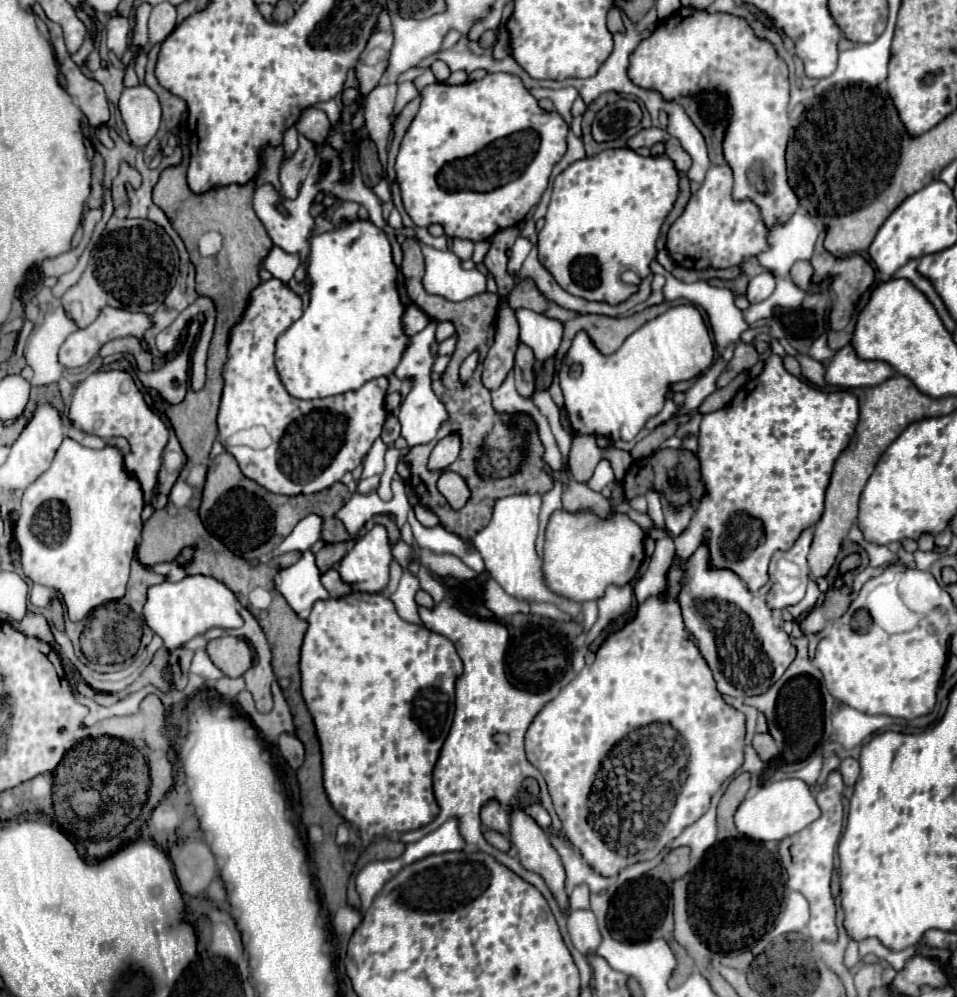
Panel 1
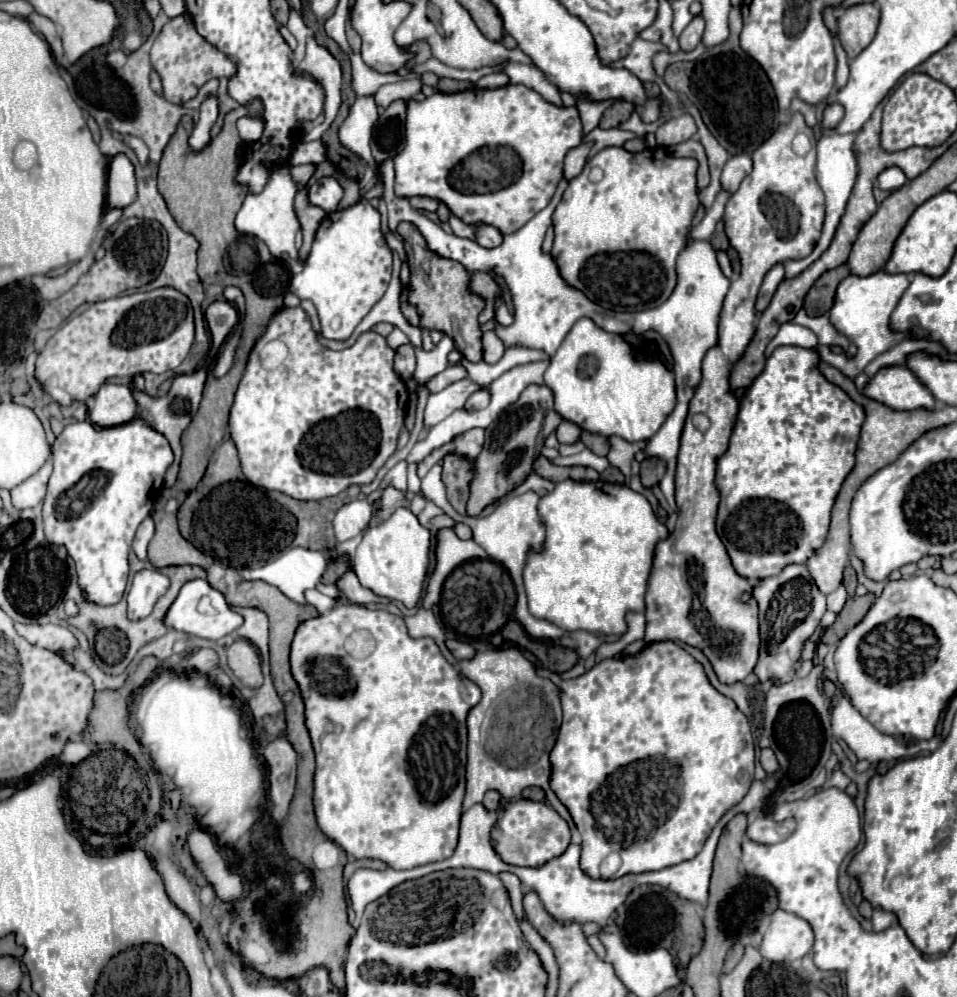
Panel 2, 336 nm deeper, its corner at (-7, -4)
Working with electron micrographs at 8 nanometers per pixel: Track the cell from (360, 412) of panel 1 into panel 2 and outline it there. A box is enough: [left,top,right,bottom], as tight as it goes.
[229,306,408,500]

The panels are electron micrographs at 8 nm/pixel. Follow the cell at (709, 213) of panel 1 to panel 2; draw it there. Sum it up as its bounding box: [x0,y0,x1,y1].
[722,154,752,194]

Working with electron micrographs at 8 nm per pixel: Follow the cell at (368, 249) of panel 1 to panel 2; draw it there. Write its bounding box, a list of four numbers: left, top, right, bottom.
[288,200,392,340]

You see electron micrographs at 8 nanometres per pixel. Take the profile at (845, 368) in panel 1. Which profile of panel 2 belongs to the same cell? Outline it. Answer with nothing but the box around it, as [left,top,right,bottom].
[864,366,934,410]

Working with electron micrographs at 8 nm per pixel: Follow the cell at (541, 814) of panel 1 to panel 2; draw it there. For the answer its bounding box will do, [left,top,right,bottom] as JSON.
[490,800,570,868]

